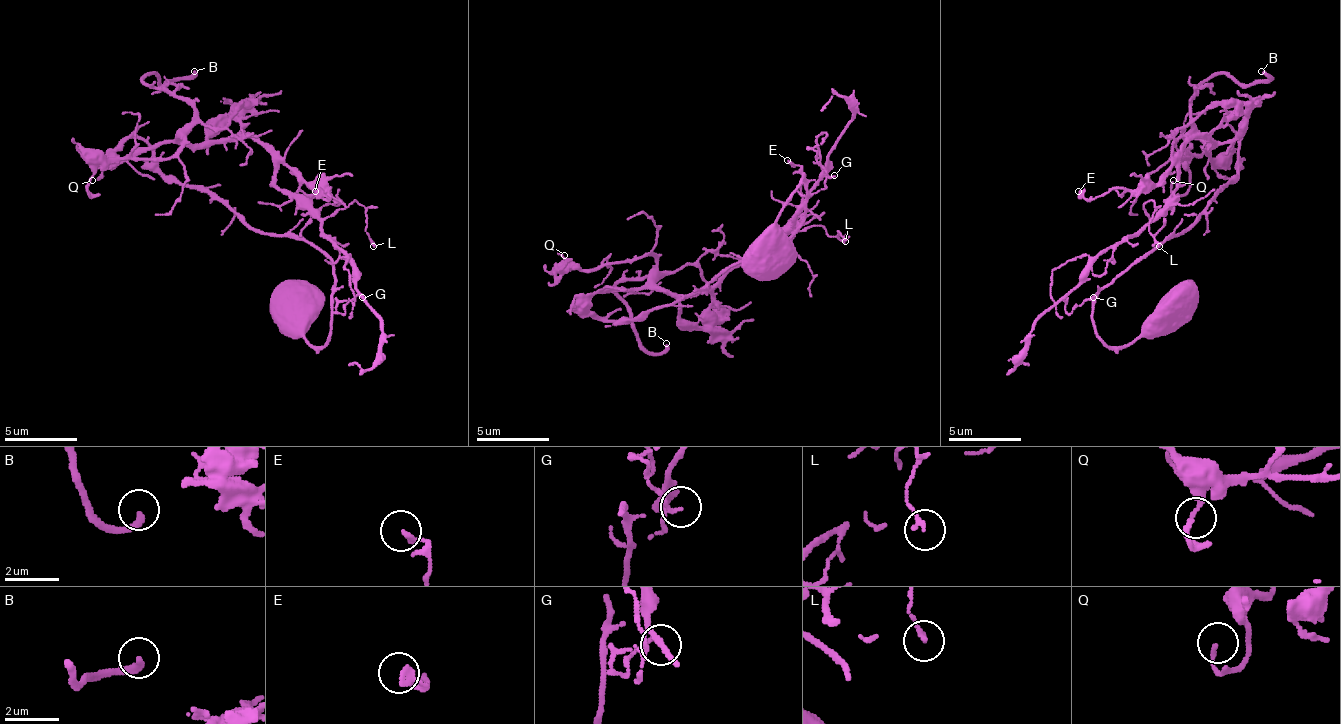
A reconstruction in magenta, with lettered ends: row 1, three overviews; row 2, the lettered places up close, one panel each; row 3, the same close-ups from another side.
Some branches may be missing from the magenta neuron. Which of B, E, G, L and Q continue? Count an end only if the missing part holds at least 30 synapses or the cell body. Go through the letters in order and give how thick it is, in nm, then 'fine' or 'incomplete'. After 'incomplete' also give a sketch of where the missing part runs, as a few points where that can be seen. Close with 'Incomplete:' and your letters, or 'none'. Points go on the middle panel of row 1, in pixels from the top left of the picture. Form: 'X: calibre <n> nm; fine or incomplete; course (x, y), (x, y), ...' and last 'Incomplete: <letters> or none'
B: calibre 280 nm; incomplete; course (666, 343), (659, 350), (673, 354), (677, 336), (703, 321), (882, 380), (915, 321)
E: calibre 180 nm; fine
G: calibre 120 nm; fine
L: calibre 170 nm; fine
Q: calibre 150 nm; fine
Incomplete: B

